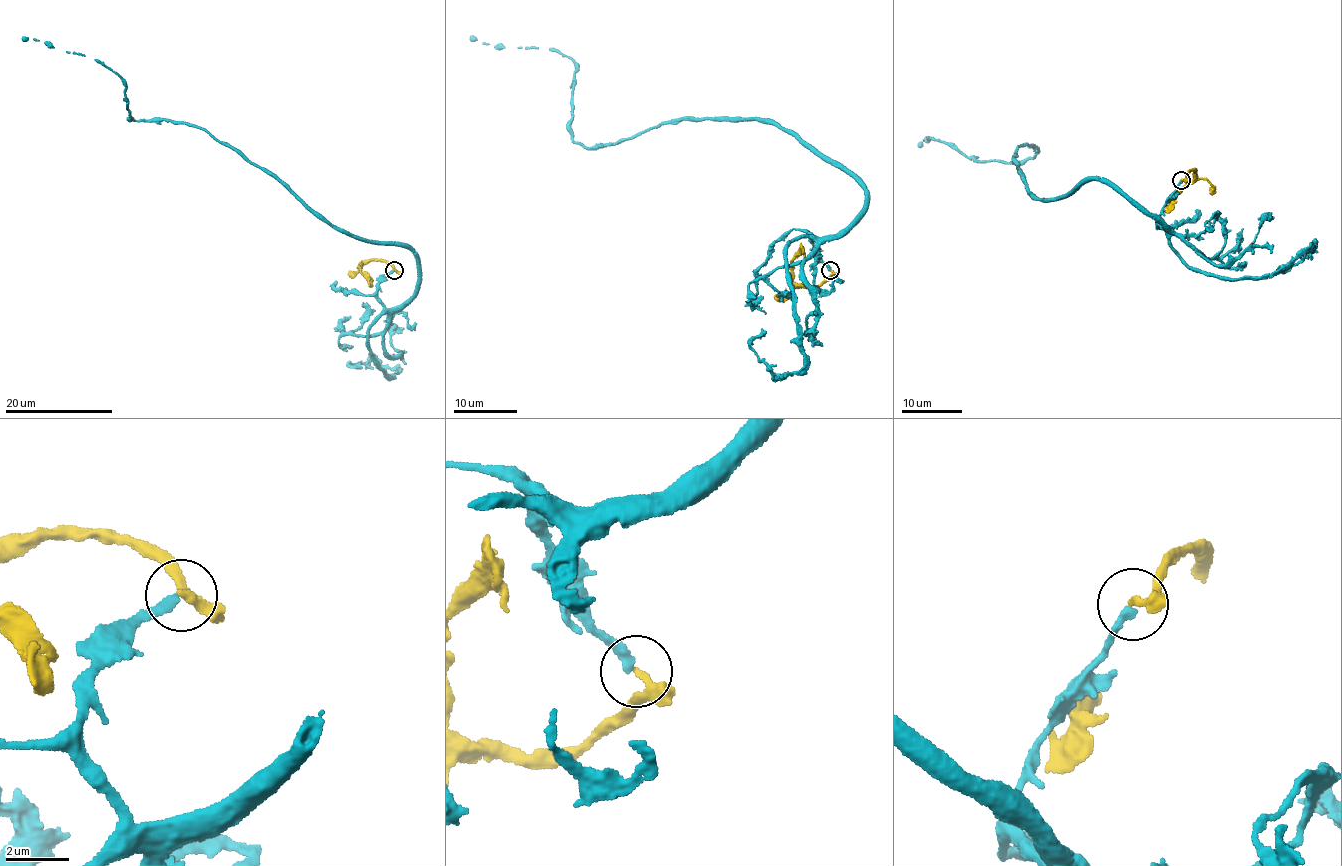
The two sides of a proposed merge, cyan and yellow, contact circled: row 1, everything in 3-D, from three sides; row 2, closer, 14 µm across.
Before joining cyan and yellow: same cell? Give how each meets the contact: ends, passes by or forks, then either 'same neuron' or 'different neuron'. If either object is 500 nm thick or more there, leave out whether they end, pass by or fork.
cyan ends; yellow passes by; different neuron

